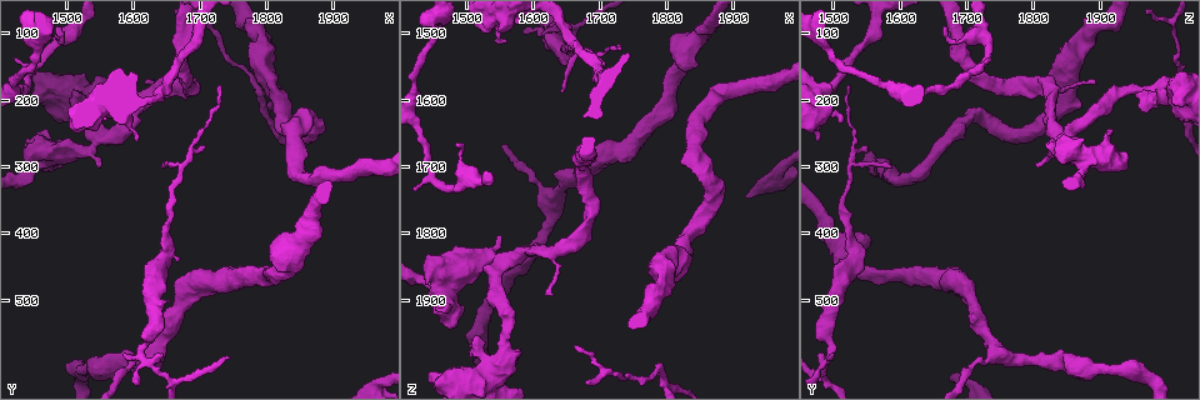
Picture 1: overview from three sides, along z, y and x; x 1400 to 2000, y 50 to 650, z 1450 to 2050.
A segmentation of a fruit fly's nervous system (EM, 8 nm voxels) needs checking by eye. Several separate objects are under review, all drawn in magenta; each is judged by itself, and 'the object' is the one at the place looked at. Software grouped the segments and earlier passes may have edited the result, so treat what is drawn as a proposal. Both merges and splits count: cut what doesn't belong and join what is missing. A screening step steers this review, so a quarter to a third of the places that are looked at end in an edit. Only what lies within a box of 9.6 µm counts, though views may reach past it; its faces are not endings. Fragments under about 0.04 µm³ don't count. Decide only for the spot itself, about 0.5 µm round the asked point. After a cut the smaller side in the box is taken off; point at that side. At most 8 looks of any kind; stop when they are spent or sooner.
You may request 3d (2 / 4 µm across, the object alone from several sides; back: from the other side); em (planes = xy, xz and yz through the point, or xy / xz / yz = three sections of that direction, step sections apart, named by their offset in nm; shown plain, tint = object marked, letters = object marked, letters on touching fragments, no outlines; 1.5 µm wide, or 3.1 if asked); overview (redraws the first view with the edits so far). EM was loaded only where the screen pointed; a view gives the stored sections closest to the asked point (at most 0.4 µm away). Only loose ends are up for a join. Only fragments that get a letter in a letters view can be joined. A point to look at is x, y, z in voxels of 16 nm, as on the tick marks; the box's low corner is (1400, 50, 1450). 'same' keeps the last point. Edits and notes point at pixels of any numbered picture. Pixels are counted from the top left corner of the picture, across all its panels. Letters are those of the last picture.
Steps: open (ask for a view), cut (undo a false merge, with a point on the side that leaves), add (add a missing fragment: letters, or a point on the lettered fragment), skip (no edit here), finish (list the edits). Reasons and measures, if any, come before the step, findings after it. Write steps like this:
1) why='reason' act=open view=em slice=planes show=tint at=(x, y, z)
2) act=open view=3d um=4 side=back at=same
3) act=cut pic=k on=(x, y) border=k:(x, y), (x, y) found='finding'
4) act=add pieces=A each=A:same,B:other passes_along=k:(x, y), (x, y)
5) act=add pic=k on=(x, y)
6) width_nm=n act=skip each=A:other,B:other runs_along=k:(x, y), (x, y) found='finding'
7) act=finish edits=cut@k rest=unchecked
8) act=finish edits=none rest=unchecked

why='branch stops here' act=open view=3d um=2 at=(1485, 90, 1660)

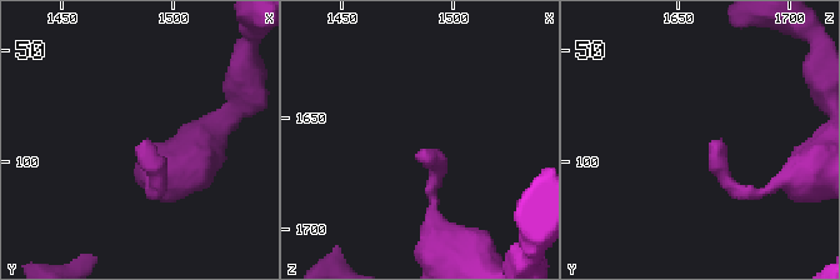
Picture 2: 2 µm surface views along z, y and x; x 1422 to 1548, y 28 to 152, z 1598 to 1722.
why='now the EM' act=open view=em slice=planes show=letters at=(1486, 90, 1666)

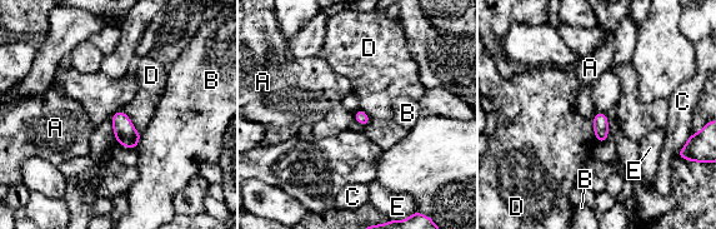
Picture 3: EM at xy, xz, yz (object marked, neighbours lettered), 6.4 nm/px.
act=skip each=A:other,B:other,C:other,D:other,E:other border=3:(121, 109), (141, 133) found='none of them fits'

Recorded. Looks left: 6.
why='an open end' act=open view=em slice=xz step=4 show=letters at=(1640, 300, 1585)

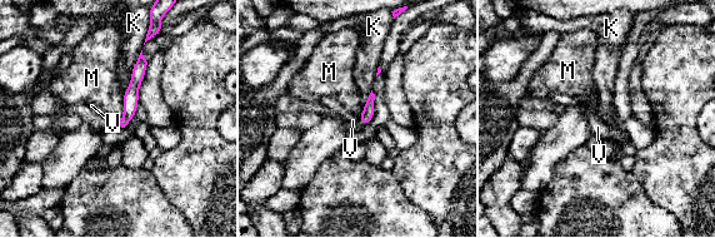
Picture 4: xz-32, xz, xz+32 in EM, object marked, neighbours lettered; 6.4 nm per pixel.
act=skip each=K:other,M:other,V:other border=4:(124, 92), (123, 114), (118, 119) found='no lettered fragment goes on from it'

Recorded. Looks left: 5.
why='free end' act=open view=em slice=xz step=4 show=tint at=(1555, 295, 1800)

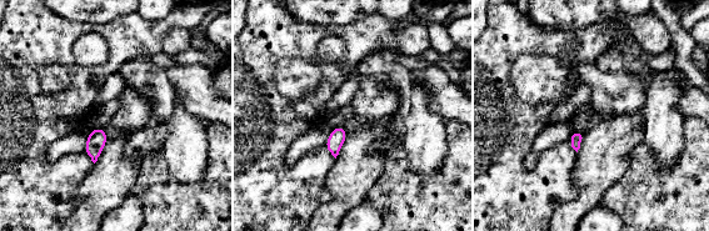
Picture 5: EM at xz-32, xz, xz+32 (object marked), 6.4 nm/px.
why='another direction' act=open view=em slice=planes show=letters at=same

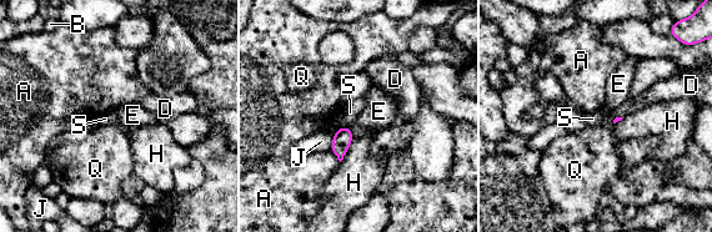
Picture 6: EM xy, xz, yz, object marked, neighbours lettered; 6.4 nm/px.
act=skip each=A:other,B:other,D:other,E:other,H:other,J:other,Q:other,S:other border=6:(350, 126), (339, 127) found='no lettered fragment goes on from it'

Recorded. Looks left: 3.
act=finish edits=none rest=unchecked

